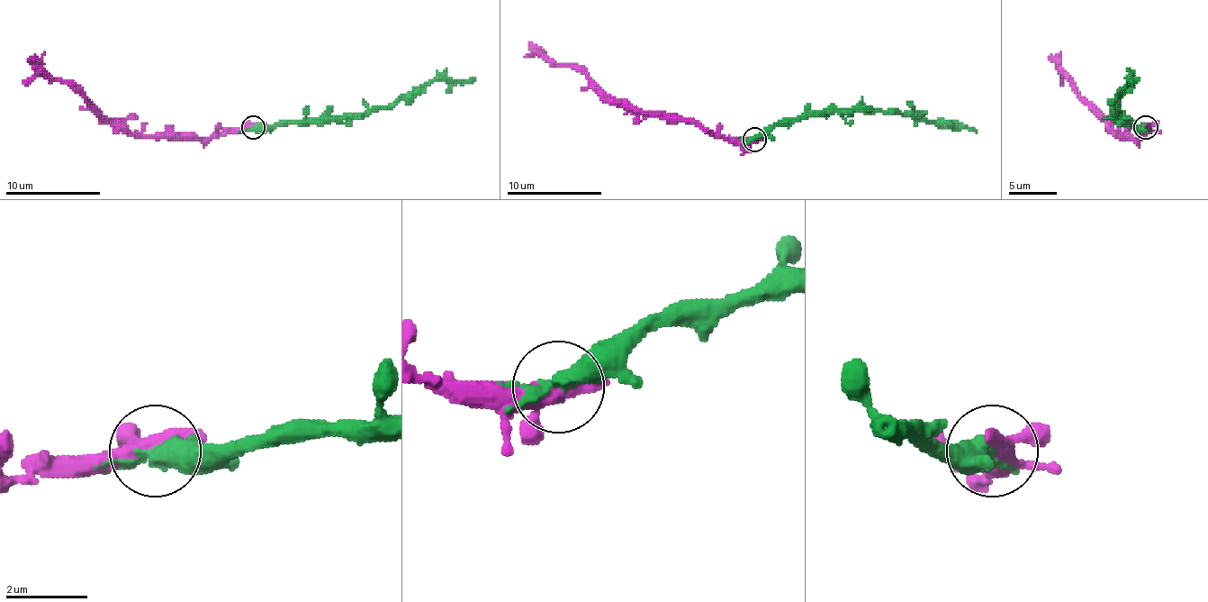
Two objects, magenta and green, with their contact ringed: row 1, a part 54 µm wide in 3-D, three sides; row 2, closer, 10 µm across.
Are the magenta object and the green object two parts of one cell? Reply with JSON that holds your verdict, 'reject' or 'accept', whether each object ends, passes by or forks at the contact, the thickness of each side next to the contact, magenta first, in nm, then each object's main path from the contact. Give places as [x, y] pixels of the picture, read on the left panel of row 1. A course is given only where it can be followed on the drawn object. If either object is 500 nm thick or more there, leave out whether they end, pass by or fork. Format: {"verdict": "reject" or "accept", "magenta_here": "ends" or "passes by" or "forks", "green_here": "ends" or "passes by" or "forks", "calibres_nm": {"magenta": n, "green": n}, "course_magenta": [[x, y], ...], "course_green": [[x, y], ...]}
{"verdict": "accept", "magenta_here": "forks", "green_here": "forks", "calibres_nm": {"magenta": 360, "green": 280}, "course_magenta": [[254, 128], [225, 128], [206, 137], [139, 137], [118, 131], [66, 83], [51, 80], [27, 59]], "course_green": [[254, 128], [335, 116], [368, 116], [415, 97], [435, 80], [475, 77]]}

